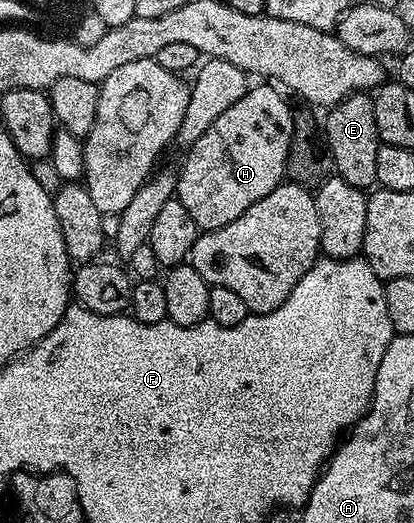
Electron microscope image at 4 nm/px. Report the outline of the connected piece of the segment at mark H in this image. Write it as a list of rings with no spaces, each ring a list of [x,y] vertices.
[[[258,84],[262,85],[250,87],[242,98],[208,127],[200,139],[196,139],[185,154],[187,157],[182,169],[177,170],[176,200],[184,203],[184,208],[188,210],[188,215],[192,215],[199,230],[219,229],[232,223],[232,219],[240,219],[240,215],[244,215],[244,211],[248,211],[252,203],[264,199],[264,195],[283,184],[286,177],[287,155],[296,119],[273,84]]]

